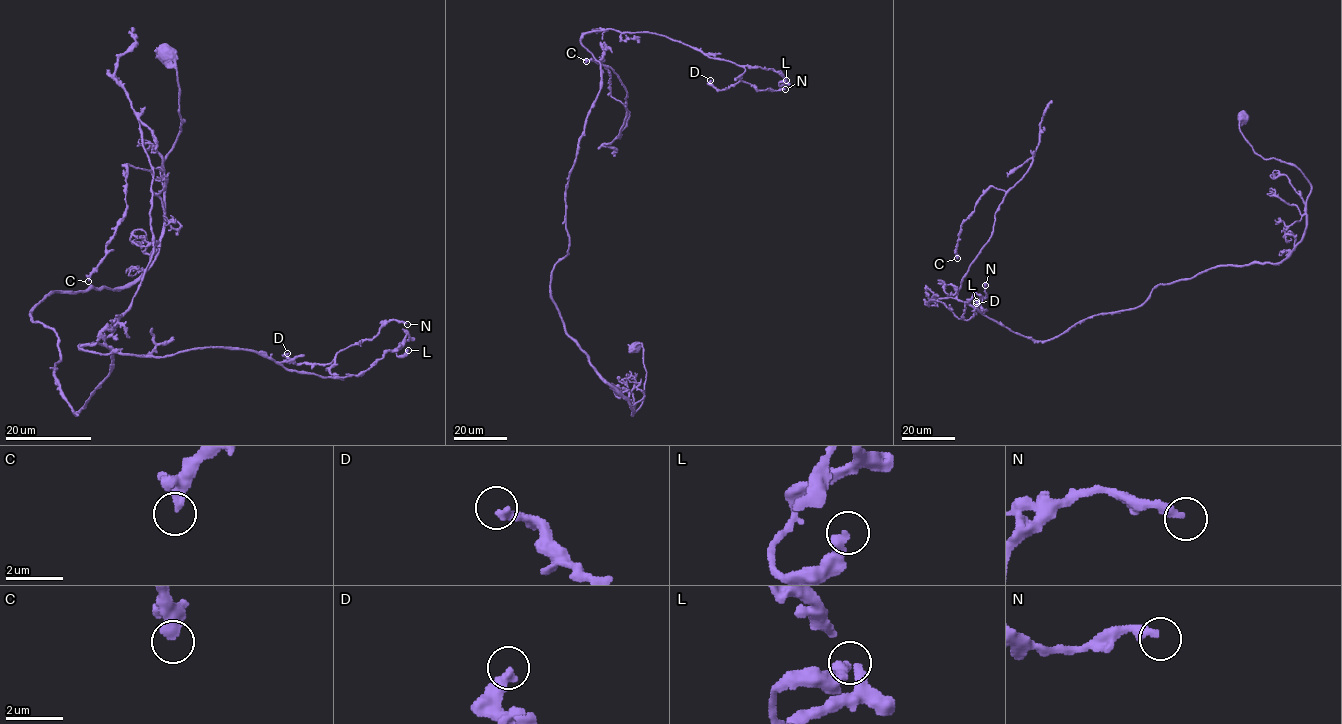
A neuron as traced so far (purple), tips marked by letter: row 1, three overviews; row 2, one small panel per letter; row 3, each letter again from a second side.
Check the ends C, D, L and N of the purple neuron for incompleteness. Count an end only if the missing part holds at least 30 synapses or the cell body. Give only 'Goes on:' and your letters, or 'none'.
Goes on: none

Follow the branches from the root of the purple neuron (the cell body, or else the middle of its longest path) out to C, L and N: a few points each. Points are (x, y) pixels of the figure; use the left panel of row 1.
C: (166, 53), (184, 120), (157, 257), (30, 313), (75, 413), (153, 254), (149, 171), (127, 164), (88, 281)
L: (166, 53), (184, 120), (157, 257), (30, 313), (72, 410), (110, 374), (86, 343), (322, 376), (408, 350)
N: (166, 53), (157, 257), (30, 313), (72, 410), (110, 374), (81, 344), (342, 380), (407, 324)

